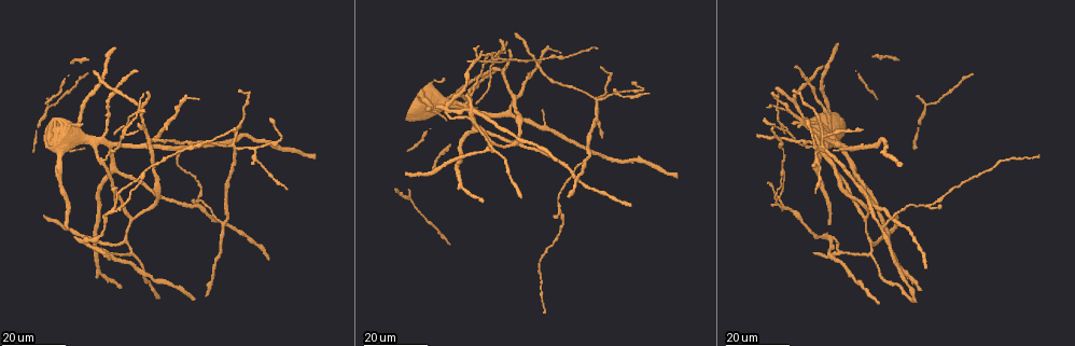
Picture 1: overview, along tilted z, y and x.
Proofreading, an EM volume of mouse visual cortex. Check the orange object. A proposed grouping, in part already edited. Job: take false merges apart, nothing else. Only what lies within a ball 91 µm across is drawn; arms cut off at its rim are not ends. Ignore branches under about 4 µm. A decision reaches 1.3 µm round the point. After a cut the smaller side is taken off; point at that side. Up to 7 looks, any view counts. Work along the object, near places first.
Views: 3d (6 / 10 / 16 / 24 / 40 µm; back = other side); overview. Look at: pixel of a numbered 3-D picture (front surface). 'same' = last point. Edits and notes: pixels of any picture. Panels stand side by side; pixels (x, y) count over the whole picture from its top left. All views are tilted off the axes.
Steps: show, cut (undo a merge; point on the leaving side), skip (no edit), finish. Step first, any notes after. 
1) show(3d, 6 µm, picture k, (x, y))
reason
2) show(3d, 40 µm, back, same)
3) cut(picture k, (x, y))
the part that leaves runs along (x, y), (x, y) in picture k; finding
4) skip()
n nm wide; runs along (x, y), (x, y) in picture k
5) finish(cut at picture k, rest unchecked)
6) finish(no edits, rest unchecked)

show(3d, 16 µm, picture 1, (814, 152))
three-way junction

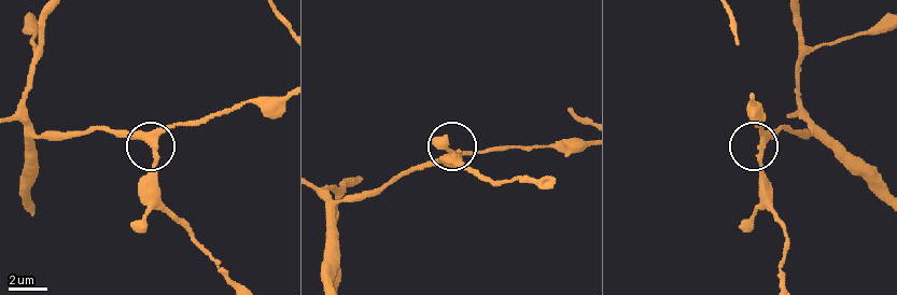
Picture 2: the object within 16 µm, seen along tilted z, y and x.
show(3d, 6 µm, picture 2, (761, 139))

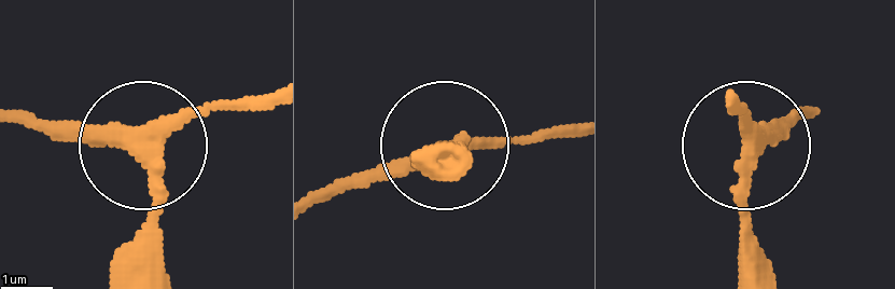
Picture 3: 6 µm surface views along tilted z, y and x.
skip()
3 arms; one cell here

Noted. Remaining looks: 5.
show(3d, 24 µm, picture 1, (236, 135))
arms part here

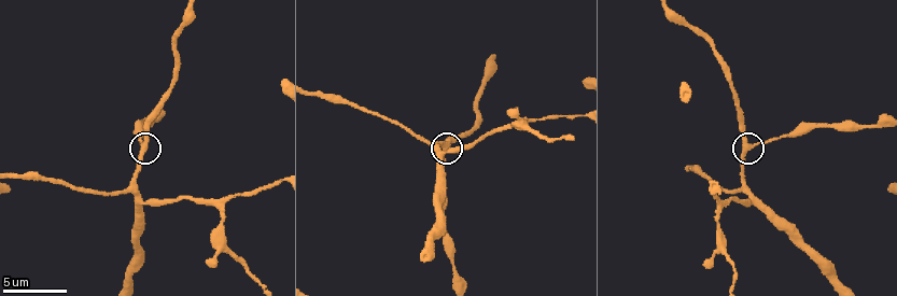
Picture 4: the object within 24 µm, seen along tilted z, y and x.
show(3d, 10 µm, picture 4, (447, 148))
zoom in

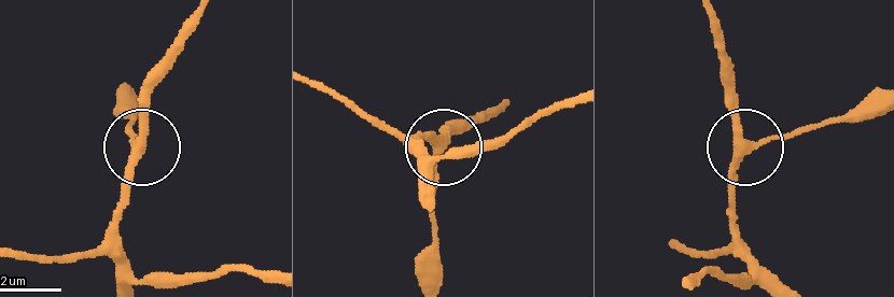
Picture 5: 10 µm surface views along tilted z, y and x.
skip()
runs along (770, 273), (737, 235), (735, 166), (755, 145), (822, 127) in picture 5; all the same cell

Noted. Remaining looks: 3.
show(3d, 24 µm, picture 1, (464, 101))
a fork

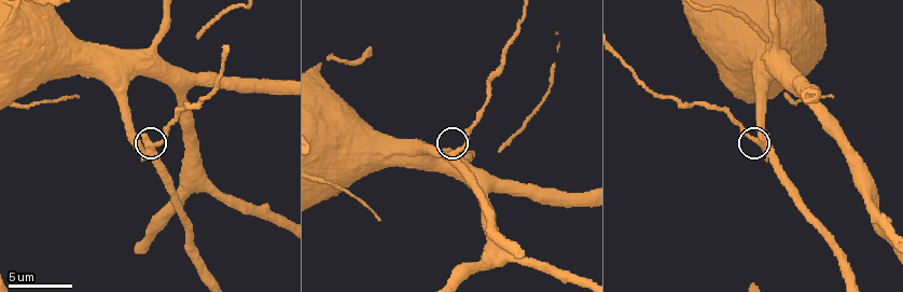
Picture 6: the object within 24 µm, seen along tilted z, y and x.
show(3d, 10 µm, picture 6, (764, 147))

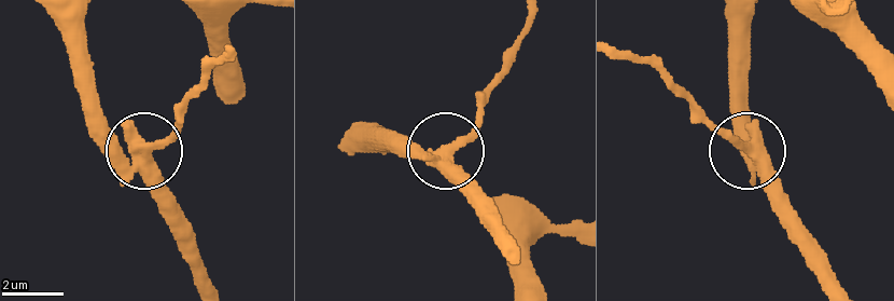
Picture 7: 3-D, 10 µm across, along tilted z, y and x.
show(3d, 10 µm, back, picture 7, (748, 149))
other side

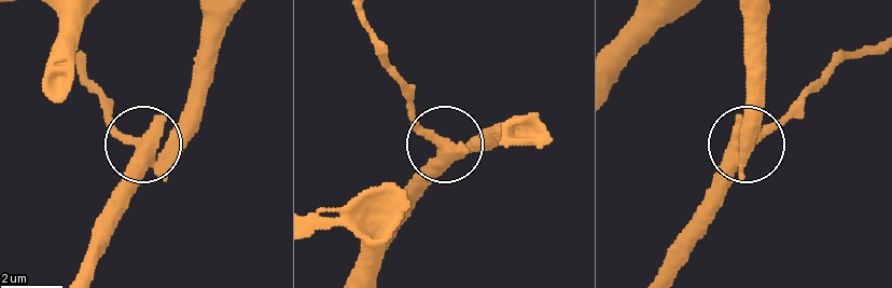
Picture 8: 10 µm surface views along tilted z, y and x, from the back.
cut(picture 8, (108, 128))
the part that leaves runs along (443, 149), (365, 16) in picture 8; a second cell is stuck on

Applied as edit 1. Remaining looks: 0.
finish(cut at picture 8, rest unchecked)

